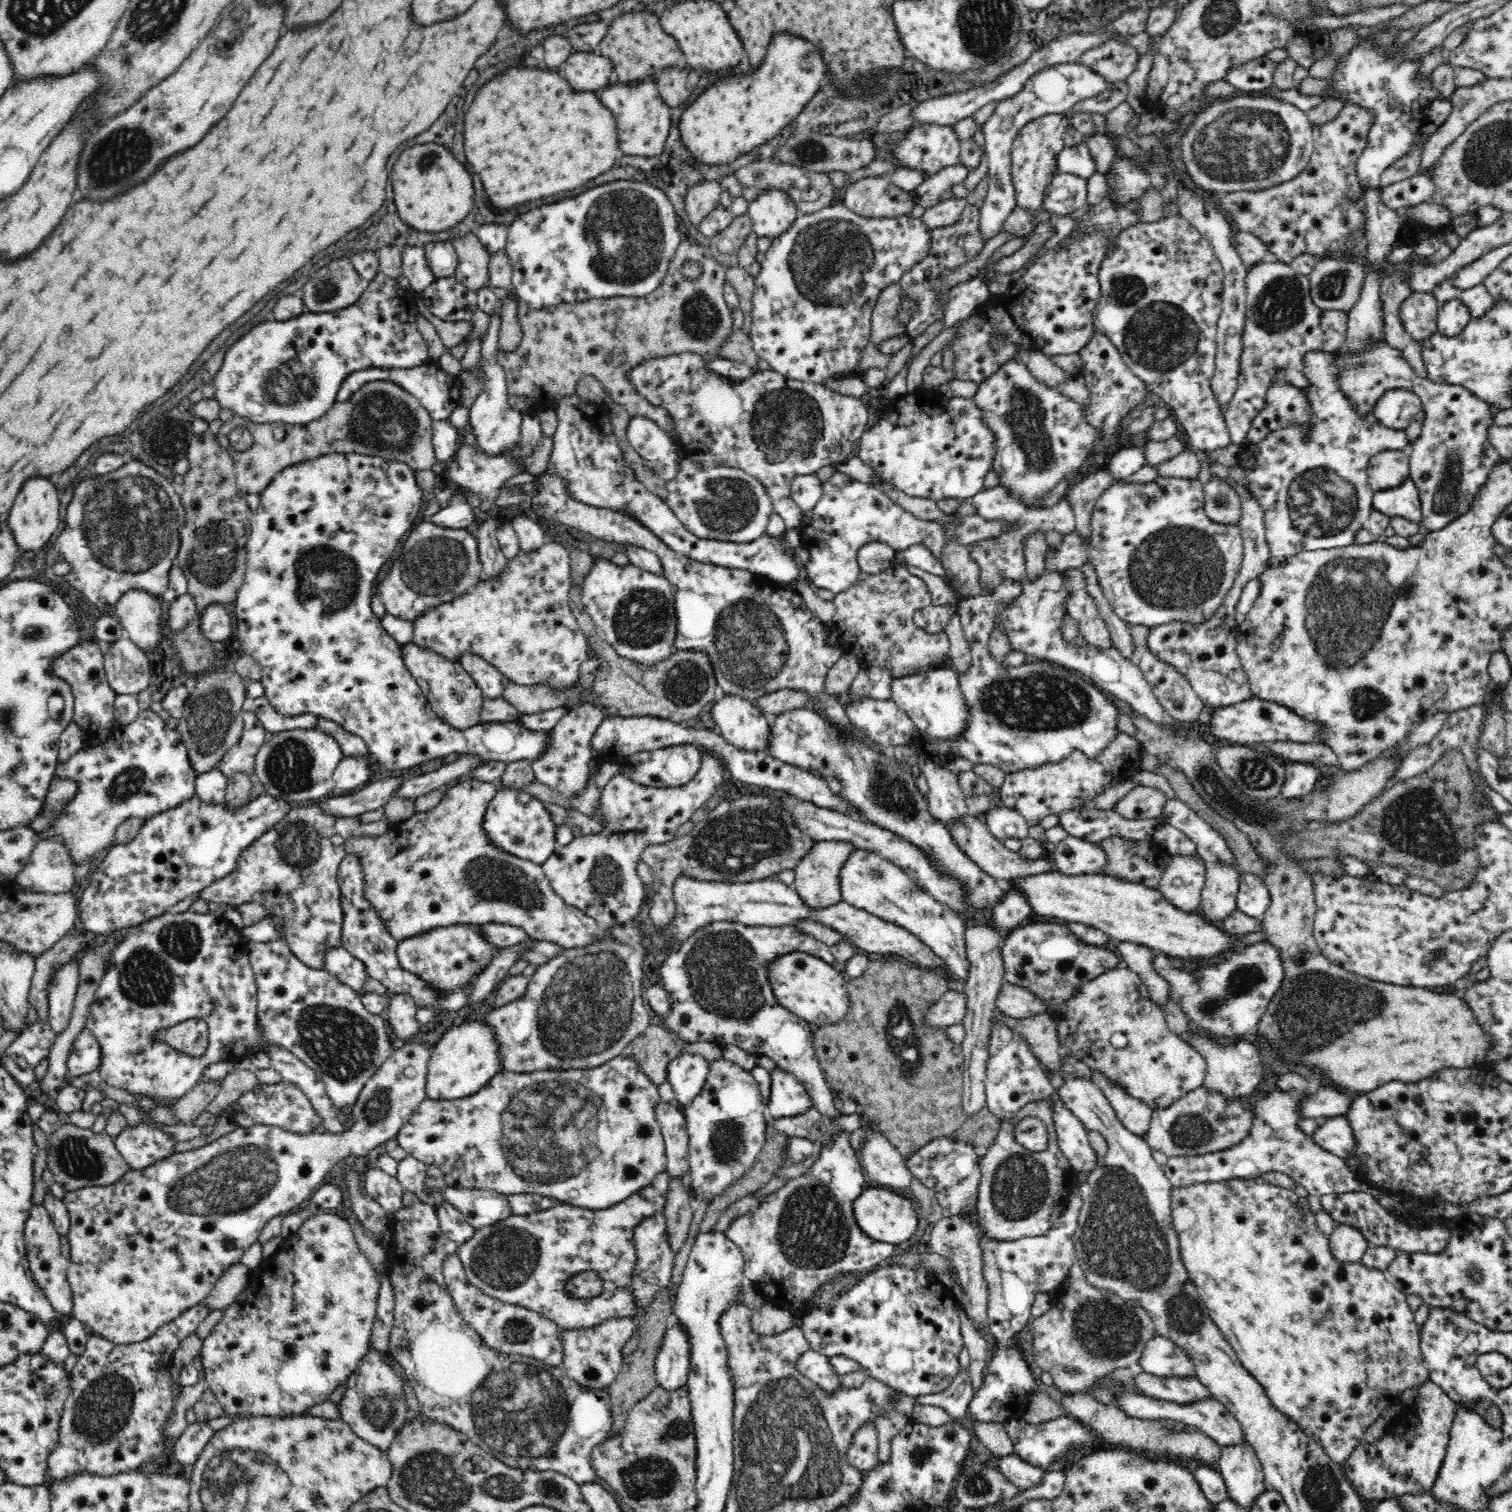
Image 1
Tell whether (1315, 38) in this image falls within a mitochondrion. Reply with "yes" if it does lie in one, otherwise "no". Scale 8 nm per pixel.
no

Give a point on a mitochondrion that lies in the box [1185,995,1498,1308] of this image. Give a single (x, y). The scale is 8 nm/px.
(1473, 1275)

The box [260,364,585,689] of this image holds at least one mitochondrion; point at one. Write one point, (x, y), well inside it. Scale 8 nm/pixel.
(382, 420)

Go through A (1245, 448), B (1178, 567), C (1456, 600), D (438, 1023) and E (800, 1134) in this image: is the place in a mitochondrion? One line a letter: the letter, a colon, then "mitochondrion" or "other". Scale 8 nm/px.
A: other
B: mitochondrion
C: other
D: other
E: other

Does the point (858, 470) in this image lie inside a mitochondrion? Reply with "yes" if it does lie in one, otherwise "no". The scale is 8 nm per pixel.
no

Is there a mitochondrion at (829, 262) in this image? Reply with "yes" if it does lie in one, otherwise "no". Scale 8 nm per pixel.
yes

